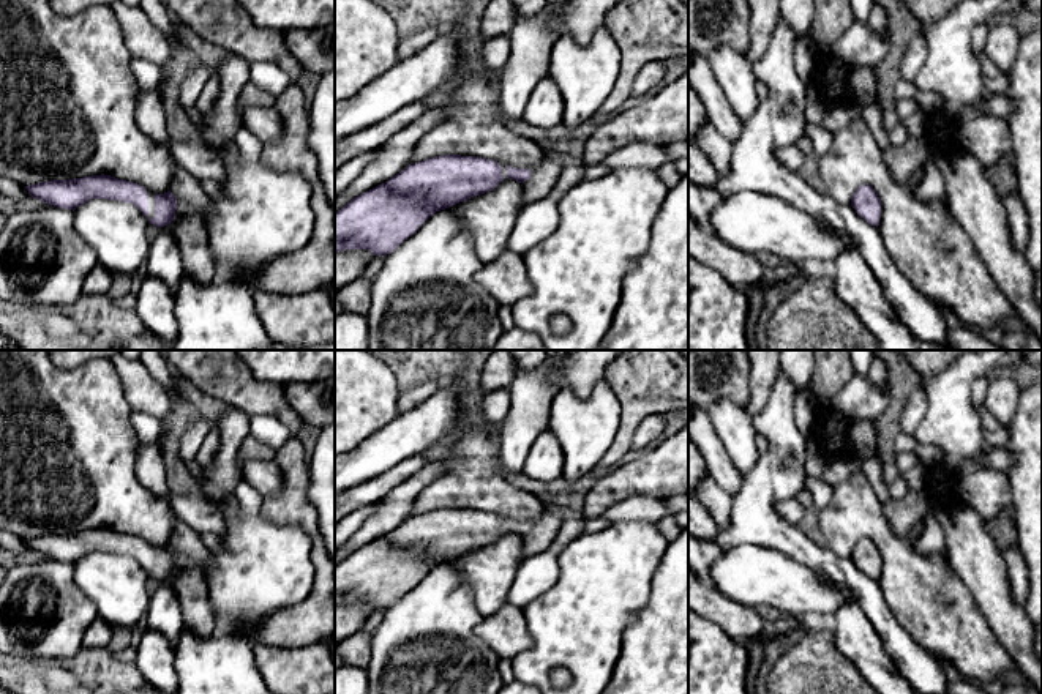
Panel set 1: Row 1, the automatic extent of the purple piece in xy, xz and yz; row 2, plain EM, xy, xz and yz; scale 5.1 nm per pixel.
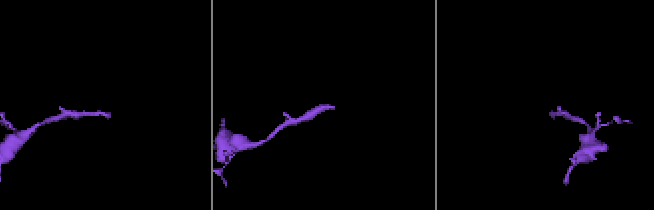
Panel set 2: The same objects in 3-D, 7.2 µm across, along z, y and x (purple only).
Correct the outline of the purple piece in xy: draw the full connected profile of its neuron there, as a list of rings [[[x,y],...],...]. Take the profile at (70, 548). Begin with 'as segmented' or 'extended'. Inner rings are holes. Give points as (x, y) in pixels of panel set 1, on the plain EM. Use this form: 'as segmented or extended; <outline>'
extended; [[[177,520],[169,544],[153,547],[144,539],[118,533],[111,528],[92,528],[73,533],[51,533],[25,539],[35,552],[57,562],[76,563],[92,552],[122,554],[136,558],[152,580],[164,580],[175,573],[178,558],[191,560],[205,576],[212,562],[212,550],[201,535],[182,520]]]

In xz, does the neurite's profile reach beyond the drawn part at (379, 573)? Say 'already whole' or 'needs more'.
needs more

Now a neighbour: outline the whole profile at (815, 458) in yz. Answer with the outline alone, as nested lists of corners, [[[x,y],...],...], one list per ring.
[[[816,438],[808,440],[805,453],[807,453],[805,475],[807,476],[819,476],[823,473],[824,462],[826,462],[826,453],[824,453],[823,446],[819,445],[819,442]]]

